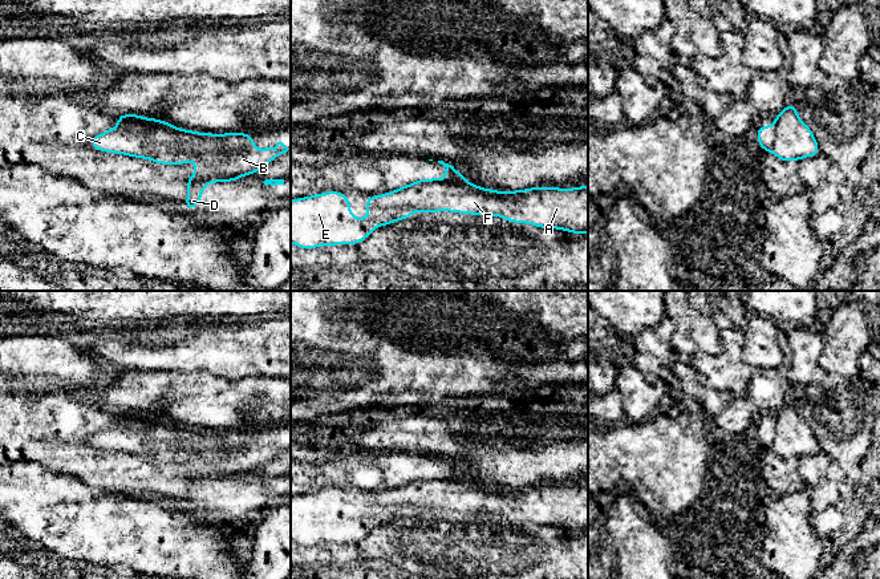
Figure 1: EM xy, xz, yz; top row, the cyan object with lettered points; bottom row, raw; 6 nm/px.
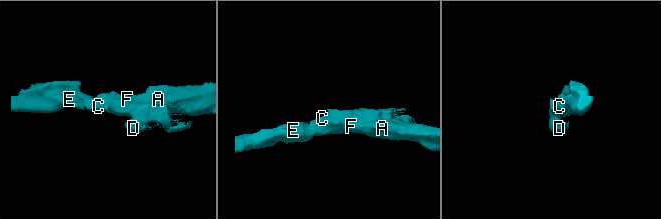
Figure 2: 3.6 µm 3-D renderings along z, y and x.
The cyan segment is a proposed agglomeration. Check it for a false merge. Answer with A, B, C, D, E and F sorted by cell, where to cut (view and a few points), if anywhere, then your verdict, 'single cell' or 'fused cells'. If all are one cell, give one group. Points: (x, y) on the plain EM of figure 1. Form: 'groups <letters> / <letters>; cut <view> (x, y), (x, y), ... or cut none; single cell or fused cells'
groups A C E F / B D; cut xy (144, 433), (150, 444), (231, 448); fused cells

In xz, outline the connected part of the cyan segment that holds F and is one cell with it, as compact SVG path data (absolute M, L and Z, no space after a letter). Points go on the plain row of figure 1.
M414 479L368 494L368 517L350 513L350 498L340 489L291 498L291 540L304 546L358 542L378 523L411 518L411 507L502 514L539 526L588 531L588 483L542 485L502 490L470 479Z

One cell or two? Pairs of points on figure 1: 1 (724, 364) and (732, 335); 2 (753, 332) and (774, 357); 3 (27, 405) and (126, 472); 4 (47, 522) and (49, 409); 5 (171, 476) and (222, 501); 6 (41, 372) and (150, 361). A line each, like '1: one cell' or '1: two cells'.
1: one cell
2: one cell
3: one cell
4: two cells
5: one cell
6: two cells

